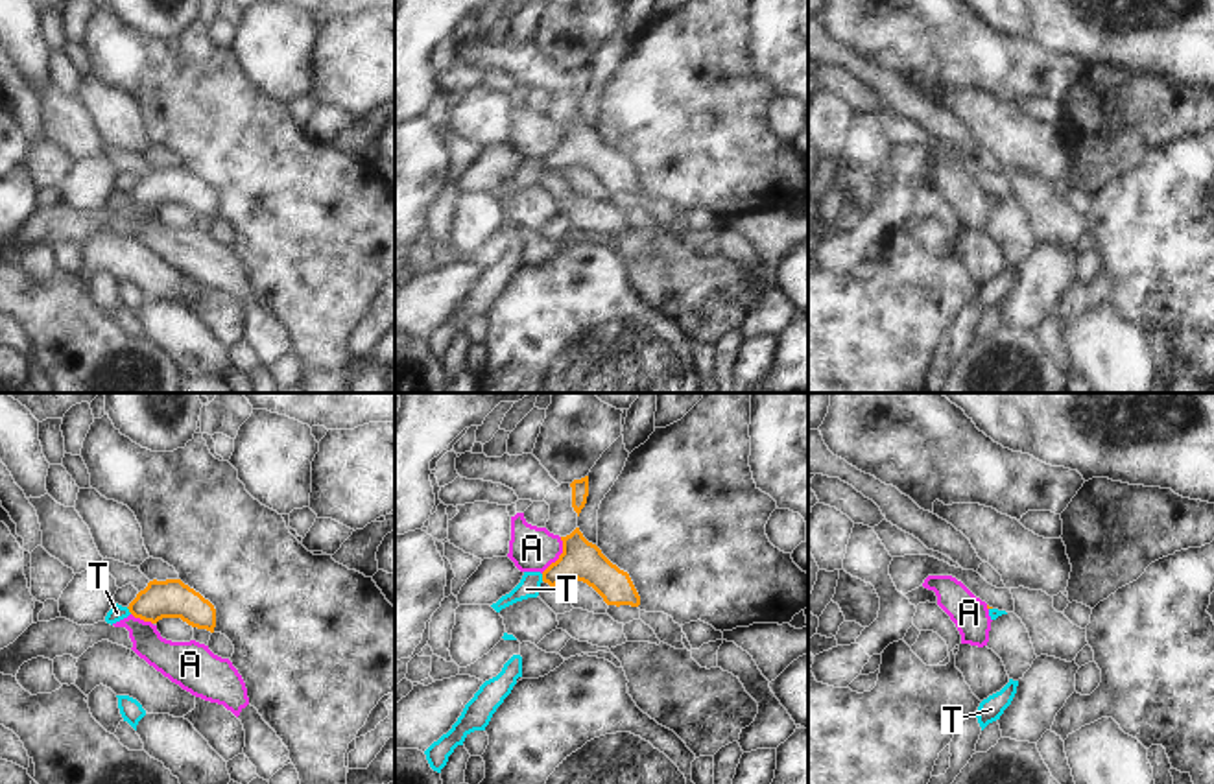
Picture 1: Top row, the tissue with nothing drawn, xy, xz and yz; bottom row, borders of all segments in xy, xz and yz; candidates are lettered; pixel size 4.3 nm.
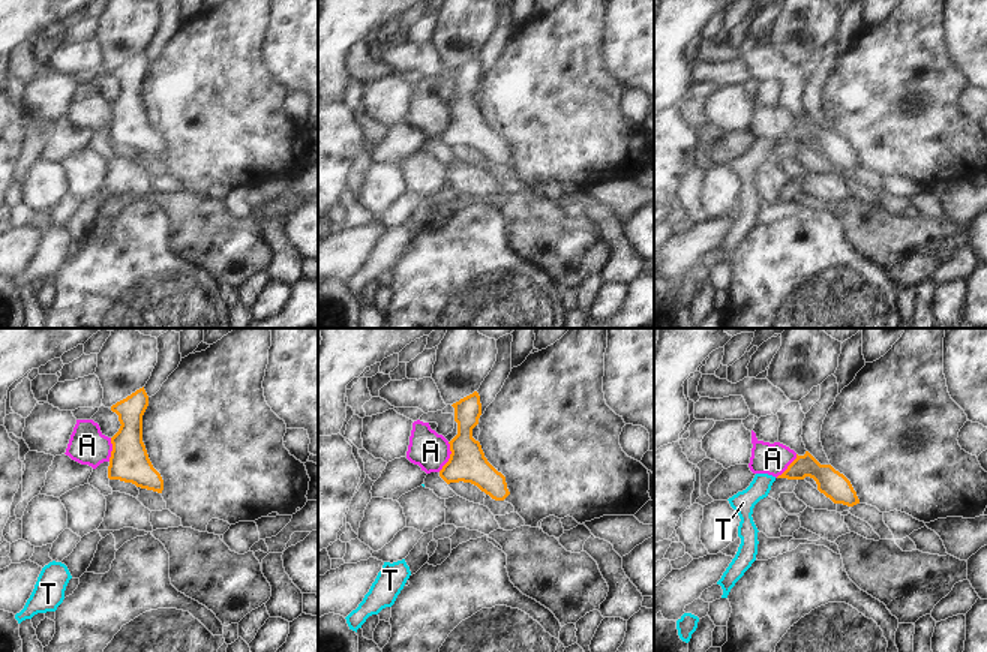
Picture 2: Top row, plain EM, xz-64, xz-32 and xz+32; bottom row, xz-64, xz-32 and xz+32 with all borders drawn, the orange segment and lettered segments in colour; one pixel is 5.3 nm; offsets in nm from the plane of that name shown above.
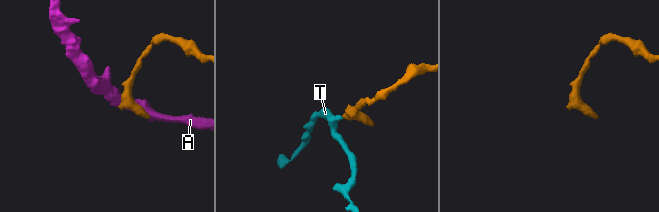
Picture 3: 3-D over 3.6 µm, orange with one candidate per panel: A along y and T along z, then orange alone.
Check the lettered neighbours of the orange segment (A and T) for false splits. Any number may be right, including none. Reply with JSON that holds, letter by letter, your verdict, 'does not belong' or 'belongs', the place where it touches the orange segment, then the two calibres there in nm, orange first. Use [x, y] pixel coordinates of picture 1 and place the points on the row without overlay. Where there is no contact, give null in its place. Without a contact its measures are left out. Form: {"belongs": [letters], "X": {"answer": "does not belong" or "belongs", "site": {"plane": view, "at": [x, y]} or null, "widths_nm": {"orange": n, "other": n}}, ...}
{"belongs": ["T"], "A": {"answer": "does not belong", "site": {"plane": "xz", "at": [559, 142]}, "widths_nm": {"orange": 170, "other": 200}}, "T": {"answer": "belongs", "site": {"plane": "xy", "at": [130, 198]}, "widths_nm": {"orange": 170, "other": 70}}}

